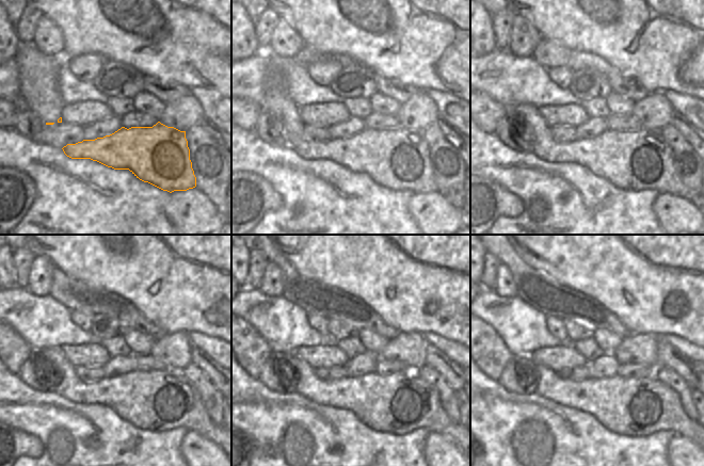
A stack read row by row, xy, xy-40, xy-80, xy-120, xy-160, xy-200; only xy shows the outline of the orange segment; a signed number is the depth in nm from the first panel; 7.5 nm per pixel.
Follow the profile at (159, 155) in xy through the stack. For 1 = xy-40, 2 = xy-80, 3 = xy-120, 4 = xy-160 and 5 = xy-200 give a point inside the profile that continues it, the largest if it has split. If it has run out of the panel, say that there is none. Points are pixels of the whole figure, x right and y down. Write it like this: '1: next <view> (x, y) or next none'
1: next xy-40 (398, 159)
2: next xy-80 (640, 160)
3: next xy-120 (160, 400)
4: next xy-160 (399, 404)
5: next xy-200 (627, 406)

